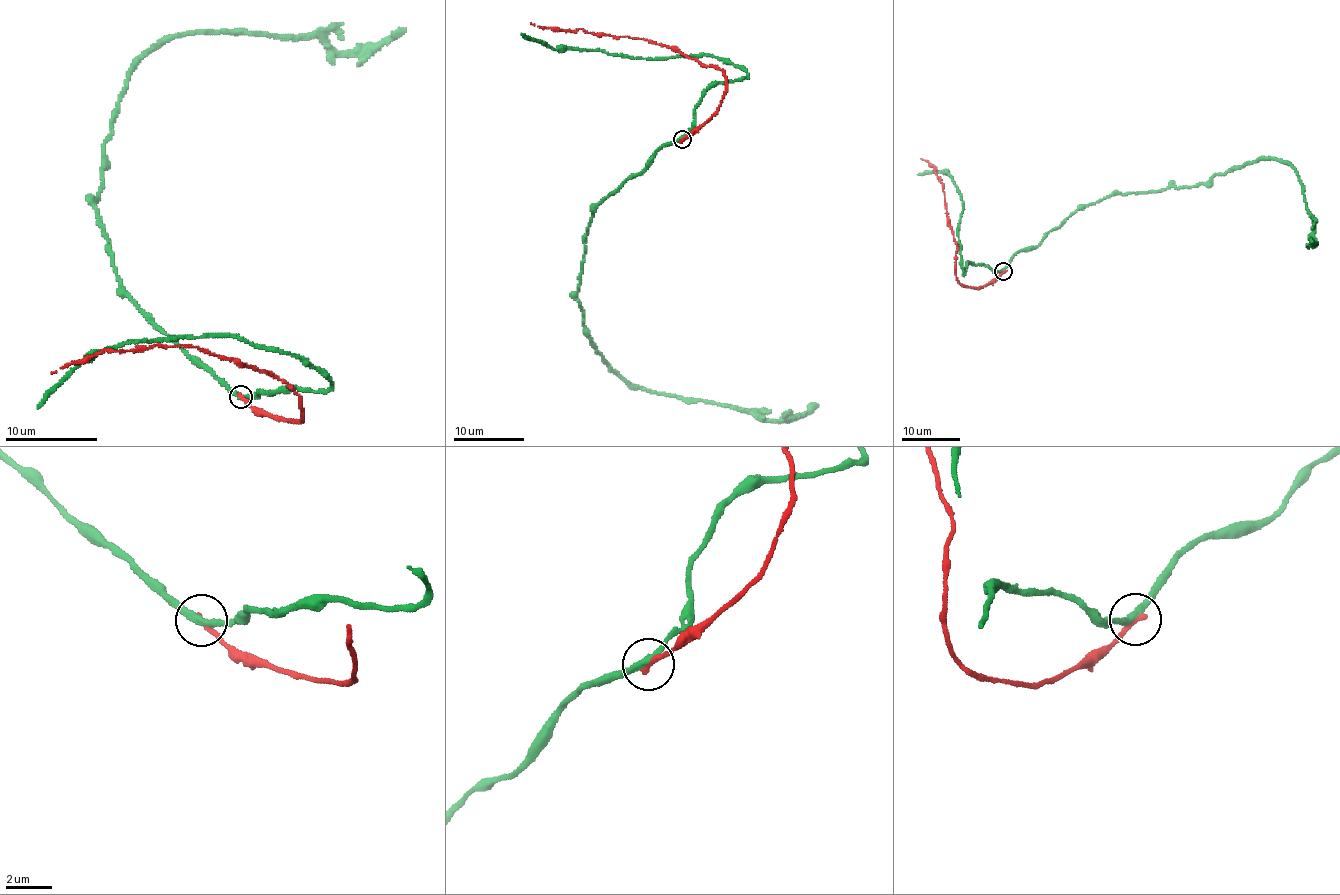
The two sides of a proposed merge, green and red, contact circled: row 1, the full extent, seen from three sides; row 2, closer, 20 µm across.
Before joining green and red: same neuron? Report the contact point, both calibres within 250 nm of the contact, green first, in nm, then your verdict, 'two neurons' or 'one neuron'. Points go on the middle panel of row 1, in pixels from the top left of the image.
(682, 139) | 300/260 nm | two neurons

